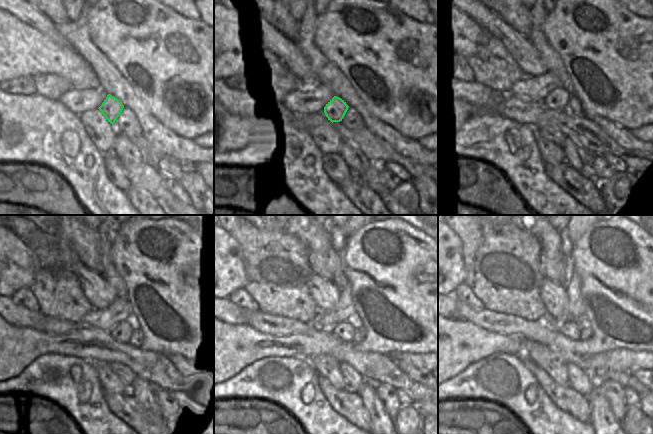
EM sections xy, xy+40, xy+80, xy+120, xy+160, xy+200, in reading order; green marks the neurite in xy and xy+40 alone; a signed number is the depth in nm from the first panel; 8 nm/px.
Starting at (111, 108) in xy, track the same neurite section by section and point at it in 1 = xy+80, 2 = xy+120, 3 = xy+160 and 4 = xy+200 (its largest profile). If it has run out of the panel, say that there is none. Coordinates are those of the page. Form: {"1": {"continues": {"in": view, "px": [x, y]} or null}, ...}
{"1": {"continues": {"in": "xy+80", "px": [560, 100]}}, "2": {"continues": {"in": "xy+120", "px": [121, 332]}}, "3": {"continues": {"in": "xy+160", "px": [344, 331]}}, "4": {"continues": {"in": "xy+200", "px": [569, 328]}}}

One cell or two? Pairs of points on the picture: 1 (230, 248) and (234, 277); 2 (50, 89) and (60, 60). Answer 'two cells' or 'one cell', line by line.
1: one cell
2: two cells

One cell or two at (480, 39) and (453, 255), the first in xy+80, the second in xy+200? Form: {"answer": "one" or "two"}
{"answer": "one"}

